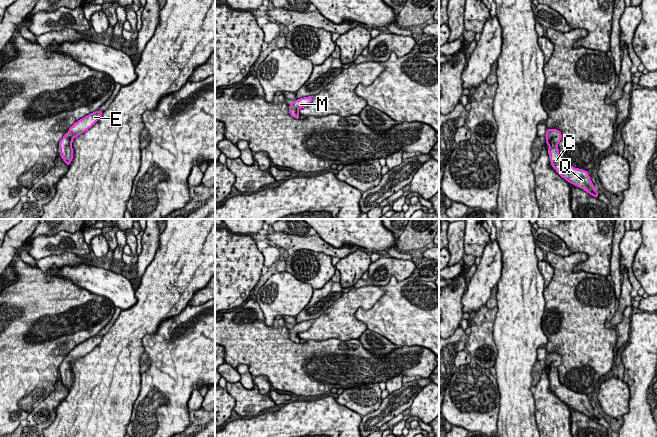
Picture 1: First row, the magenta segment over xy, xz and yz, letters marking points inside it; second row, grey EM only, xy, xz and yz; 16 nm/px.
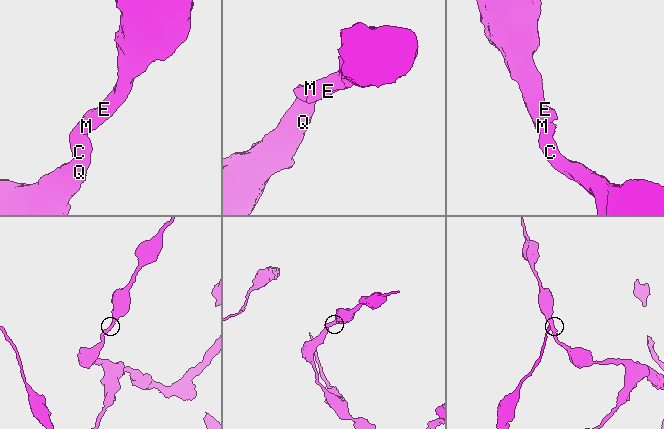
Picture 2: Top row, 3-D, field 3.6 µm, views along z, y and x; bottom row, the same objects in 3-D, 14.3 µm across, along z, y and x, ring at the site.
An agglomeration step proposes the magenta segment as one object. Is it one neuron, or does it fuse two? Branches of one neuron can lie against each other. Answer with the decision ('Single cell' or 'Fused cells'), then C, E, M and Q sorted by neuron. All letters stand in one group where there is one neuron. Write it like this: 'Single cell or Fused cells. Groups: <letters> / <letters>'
Single cell. Groups: C E M Q

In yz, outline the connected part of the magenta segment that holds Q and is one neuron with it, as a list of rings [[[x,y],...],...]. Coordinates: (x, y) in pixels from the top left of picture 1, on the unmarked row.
[[[551,352],[547,353],[545,360],[546,368],[549,369],[548,378],[551,390],[569,407],[585,414],[590,419],[597,422],[599,416],[594,413],[594,408],[591,406],[588,396],[583,393],[572,391],[559,381],[558,367],[562,361],[561,356]]]

